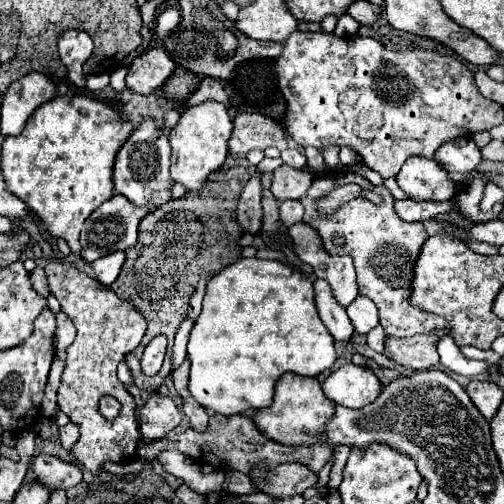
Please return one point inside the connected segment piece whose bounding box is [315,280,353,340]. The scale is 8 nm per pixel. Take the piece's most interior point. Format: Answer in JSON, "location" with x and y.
{"location":[334,316]}

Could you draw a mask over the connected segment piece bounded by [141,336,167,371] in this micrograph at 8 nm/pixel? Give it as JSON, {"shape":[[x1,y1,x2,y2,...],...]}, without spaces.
{"shape":[[157,336,157,338,153,338,151,342,145,347,144,354,141,359,141,367,143,371,143,367,151,368,153,366,148,365,152,363,148,363,145,361,150,361,153,355,159,355,160,358,164,358,166,355,167,349,167,338,165,336]]}

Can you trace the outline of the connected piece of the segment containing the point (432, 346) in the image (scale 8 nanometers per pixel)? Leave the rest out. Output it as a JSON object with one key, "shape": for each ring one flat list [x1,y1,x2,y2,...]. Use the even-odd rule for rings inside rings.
{"shape":[[417,334,411,338,385,338,385,356,407,370,426,370,435,368,443,370,454,380,457,380,463,388,469,383,469,379,457,373,451,372,440,363,437,354,437,334]]}

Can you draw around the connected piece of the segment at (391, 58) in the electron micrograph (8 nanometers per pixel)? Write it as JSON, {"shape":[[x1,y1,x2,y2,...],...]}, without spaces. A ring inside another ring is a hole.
{"shape":[[293,32,293,36,289,36,289,40,283,44,283,56,279,56,275,60,275,70,277,70,277,84,287,100,287,112,285,112,285,130,287,134,295,140,297,146,301,148,319,148,319,150,325,150,327,146,347,146,351,150,355,150,363,164,369,166,371,170,379,172,383,178,389,178,389,176,397,176,397,172,401,170,401,166,405,164,405,160,409,156,425,156,425,158,433,158,435,150,447,142,447,140,453,140,453,138,459,138,459,136,471,136,473,132,477,130,491,130,493,126,501,124,503,120,503,106,485,98,477,84,475,84,475,78,473,78,473,70,469,68,466,63,459,61,459,59,452,54,443,54,443,52,437,52,437,50,427,50,427,48,421,48,421,46,409,46,409,48,397,48,397,50,389,50,385,48,379,40,375,38,339,38,335,34,325,34,325,32]]}

